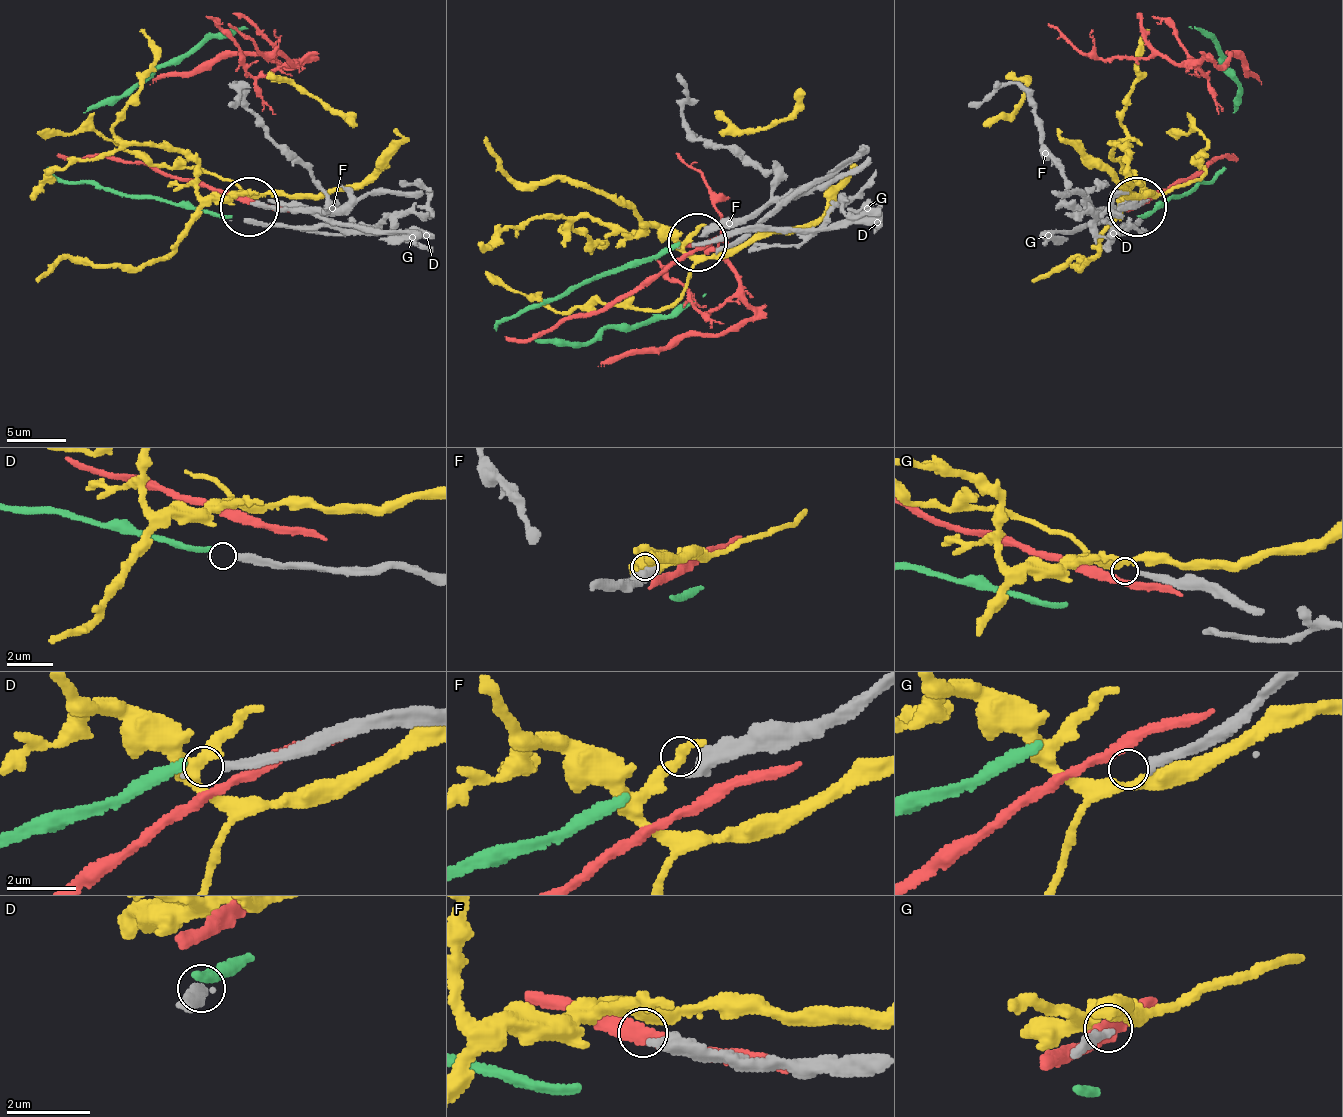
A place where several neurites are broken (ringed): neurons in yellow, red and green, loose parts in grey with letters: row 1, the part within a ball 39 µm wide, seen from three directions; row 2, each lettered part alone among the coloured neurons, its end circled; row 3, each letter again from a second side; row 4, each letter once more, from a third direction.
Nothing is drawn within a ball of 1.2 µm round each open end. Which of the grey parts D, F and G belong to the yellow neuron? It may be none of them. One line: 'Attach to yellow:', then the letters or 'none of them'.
Attach to yellow: none of them

